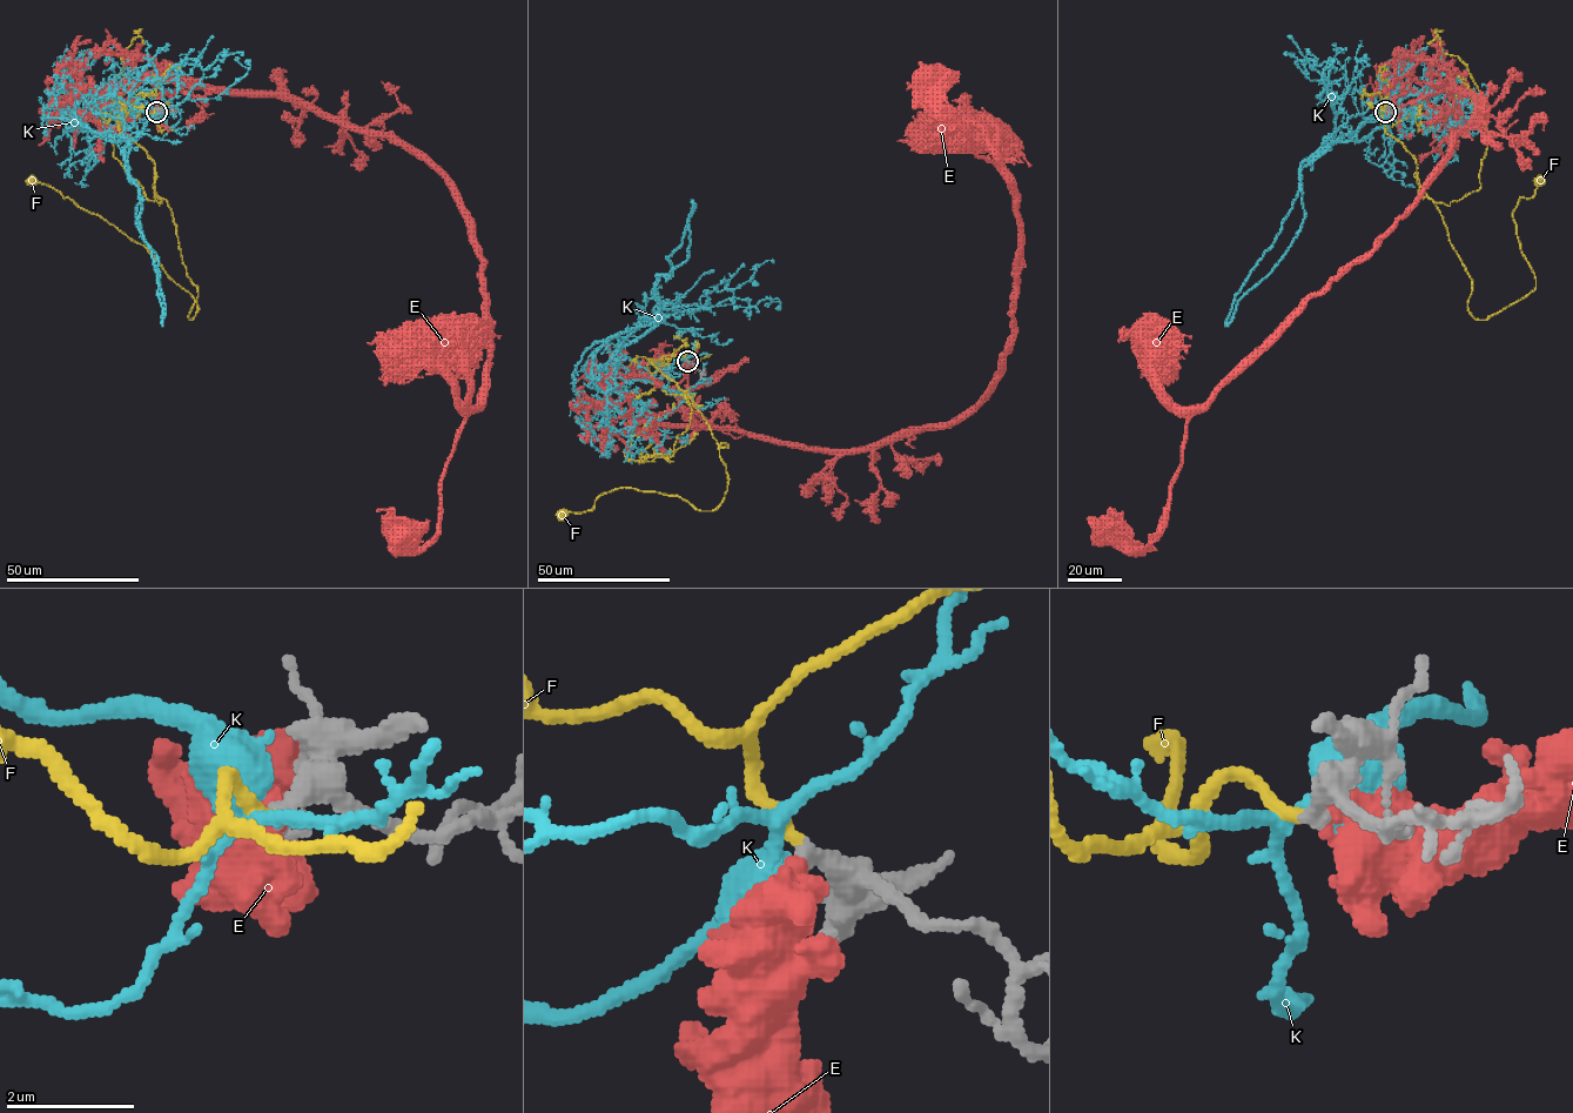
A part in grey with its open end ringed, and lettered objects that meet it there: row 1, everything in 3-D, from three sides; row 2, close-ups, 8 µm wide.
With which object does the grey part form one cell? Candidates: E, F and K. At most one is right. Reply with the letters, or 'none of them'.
F

